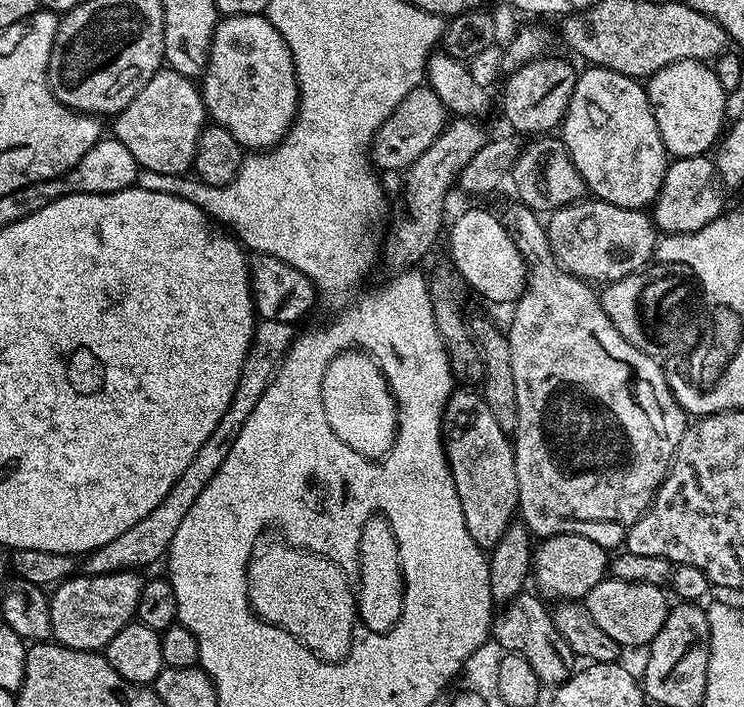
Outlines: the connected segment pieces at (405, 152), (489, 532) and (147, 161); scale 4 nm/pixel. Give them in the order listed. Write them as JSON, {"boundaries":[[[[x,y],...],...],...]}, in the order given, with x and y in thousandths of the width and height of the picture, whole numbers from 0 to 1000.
{"boundaries":[[[[566,122],[551,127],[551,133],[540,139],[540,144],[528,156],[524,167],[519,167],[519,173],[500,198],[497,225],[501,233],[507,239],[517,238],[522,243],[534,242],[532,245],[548,238],[562,223],[567,223],[573,207],[578,207],[578,201],[583,201],[583,195],[594,190],[599,178],[597,164],[599,165],[599,154],[594,150],[589,133],[583,133],[579,124]]],[[[609,553],[597,576],[594,611],[610,693],[616,693],[616,710],[621,710],[621,727],[626,733],[626,750],[632,750],[632,761],[637,761],[641,772],[660,778],[690,741],[699,716],[690,624],[659,586],[659,574],[653,574],[644,553]]],[[[220,93],[207,103],[202,116],[196,116],[196,122],[191,122],[191,127],[185,127],[185,133],[180,133],[177,143],[163,158],[156,160],[149,175],[149,191],[159,201],[164,201],[169,212],[175,212],[179,228],[190,239],[207,240],[212,246],[245,249],[259,236],[263,223],[263,202],[269,194],[269,185],[277,180],[274,139],[269,133],[267,123],[254,109]]]]}

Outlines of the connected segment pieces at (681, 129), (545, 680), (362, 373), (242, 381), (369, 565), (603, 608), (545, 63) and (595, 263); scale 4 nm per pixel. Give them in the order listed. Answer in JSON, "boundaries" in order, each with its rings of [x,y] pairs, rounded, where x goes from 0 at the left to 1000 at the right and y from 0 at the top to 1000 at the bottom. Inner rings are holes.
{"boundaries":[[[[944,85],[906,88],[870,109],[868,123],[897,215],[909,223],[945,221],[964,208],[976,181],[978,139],[957,93]]],[[[700,840],[681,850],[679,860],[683,861],[673,871],[671,867],[661,878],[660,898],[679,924],[707,931],[707,936],[712,936],[718,946],[718,953],[723,953],[727,969],[755,969],[772,949],[772,924],[766,919],[761,902],[750,897],[750,885],[745,885],[738,856],[724,842],[710,842]]],[[[487,495],[458,498],[442,512],[434,526],[433,577],[437,581],[438,597],[442,598],[446,611],[454,615],[456,622],[495,651],[516,649],[527,635],[534,611],[532,566],[522,549],[522,537],[516,526],[492,498]]],[[[345,451],[344,465],[339,470],[339,482],[331,495],[331,506],[325,512],[325,529],[320,529],[320,546],[315,546],[315,563],[309,563],[309,574],[304,574],[304,586],[298,586],[298,597],[293,597],[293,603],[288,603],[288,614],[282,614],[282,620],[277,620],[277,625],[272,625],[272,636],[266,636],[266,642],[261,642],[255,659],[250,659],[250,665],[245,665],[245,670],[237,686],[228,693],[228,699],[223,699],[223,704],[218,704],[218,710],[212,710],[212,716],[207,716],[207,721],[202,721],[202,727],[196,727],[196,733],[191,733],[191,738],[184,738],[183,743],[175,744],[175,750],[159,755],[159,761],[153,761],[153,767],[142,767],[142,772],[128,775],[124,781],[117,782],[114,792],[118,793],[114,798],[112,793],[110,798],[112,808],[117,813],[136,815],[155,809],[190,806],[188,803],[207,796],[208,792],[219,793],[222,791],[228,767],[234,761],[235,752],[239,751],[239,743],[245,740],[245,733],[250,733],[255,716],[261,716],[261,709],[266,706],[266,699],[272,699],[272,693],[277,693],[282,676],[288,676],[288,670],[293,670],[293,659],[298,659],[298,653],[304,653],[304,642],[309,642],[331,591],[336,591],[341,574],[347,574],[347,563],[352,563],[358,546],[366,539],[366,530],[371,528],[371,522],[384,506],[392,482],[398,479],[399,474],[399,465],[384,455]]],[[[512,730],[496,731],[488,744],[487,761],[481,765],[478,775],[484,781],[481,798],[484,801],[484,835],[478,840],[480,870],[485,884],[496,895],[515,898],[534,883],[543,856],[543,818],[539,812],[538,785],[535,784],[534,764],[530,761],[528,750],[522,737]]],[[[821,818],[809,819],[782,853],[790,861],[793,874],[808,891],[815,891],[825,908],[840,918],[870,914],[888,891],[890,883],[901,864],[901,853],[892,844],[894,833],[884,826],[864,826],[863,823],[836,823]]],[[[746,76],[727,79],[726,83],[702,93],[696,99],[681,103],[677,119],[677,164],[690,188],[720,187],[715,190],[737,190],[741,181],[751,182],[763,157],[763,146],[769,137],[769,129],[774,120],[776,98],[769,98],[758,85],[751,85]]],[[[786,280],[776,289],[762,289],[759,294],[749,294],[734,311],[734,327],[742,364],[761,380],[765,388],[778,396],[792,399],[821,399],[831,393],[841,393],[849,385],[859,385],[870,368],[875,369],[882,358],[884,324],[880,311],[870,298],[859,294],[837,294],[825,291],[813,283]]]]}

